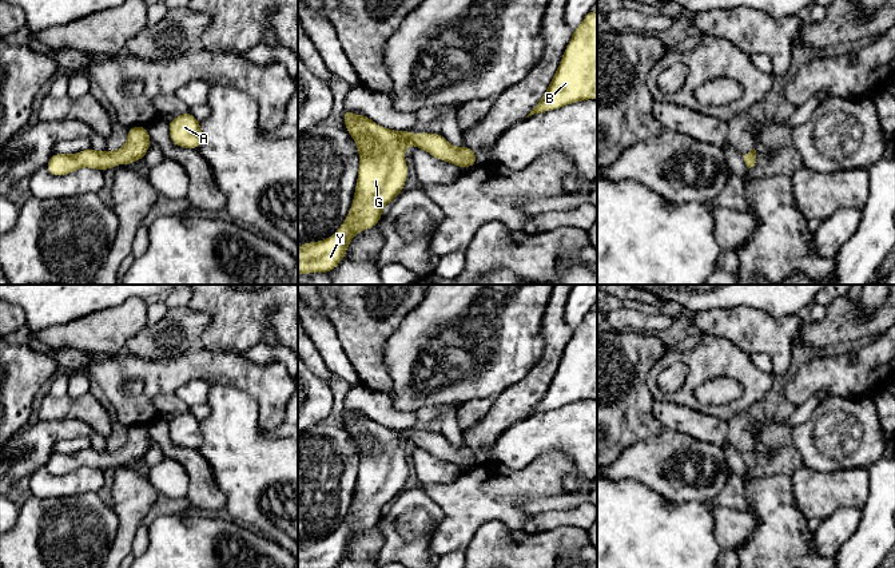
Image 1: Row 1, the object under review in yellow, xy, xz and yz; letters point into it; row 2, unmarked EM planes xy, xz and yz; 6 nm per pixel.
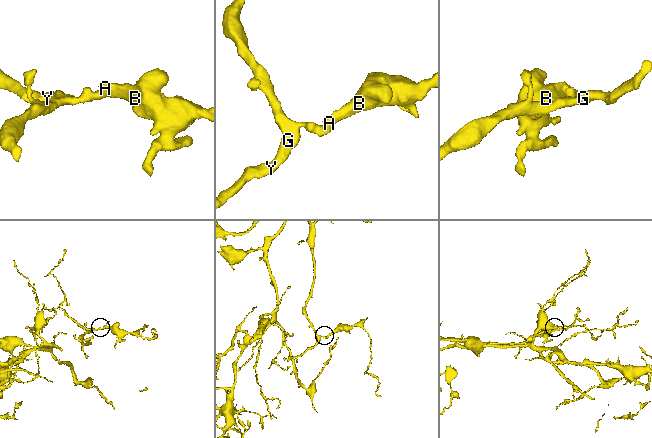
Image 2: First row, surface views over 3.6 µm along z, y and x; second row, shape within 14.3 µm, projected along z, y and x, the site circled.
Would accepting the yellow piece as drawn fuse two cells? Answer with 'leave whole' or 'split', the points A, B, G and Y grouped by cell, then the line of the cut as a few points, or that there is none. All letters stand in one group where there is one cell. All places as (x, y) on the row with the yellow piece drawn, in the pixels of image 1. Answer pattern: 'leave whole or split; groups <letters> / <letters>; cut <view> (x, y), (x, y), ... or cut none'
leave whole; groups A B G Y; cut none

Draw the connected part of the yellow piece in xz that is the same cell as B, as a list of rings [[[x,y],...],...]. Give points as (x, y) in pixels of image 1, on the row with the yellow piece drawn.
[[[597,9],[573,29],[545,95],[526,116],[597,98]]]

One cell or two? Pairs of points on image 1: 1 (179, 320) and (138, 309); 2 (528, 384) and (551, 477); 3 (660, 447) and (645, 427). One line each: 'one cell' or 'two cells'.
1: two cells
2: two cells
3: two cells

